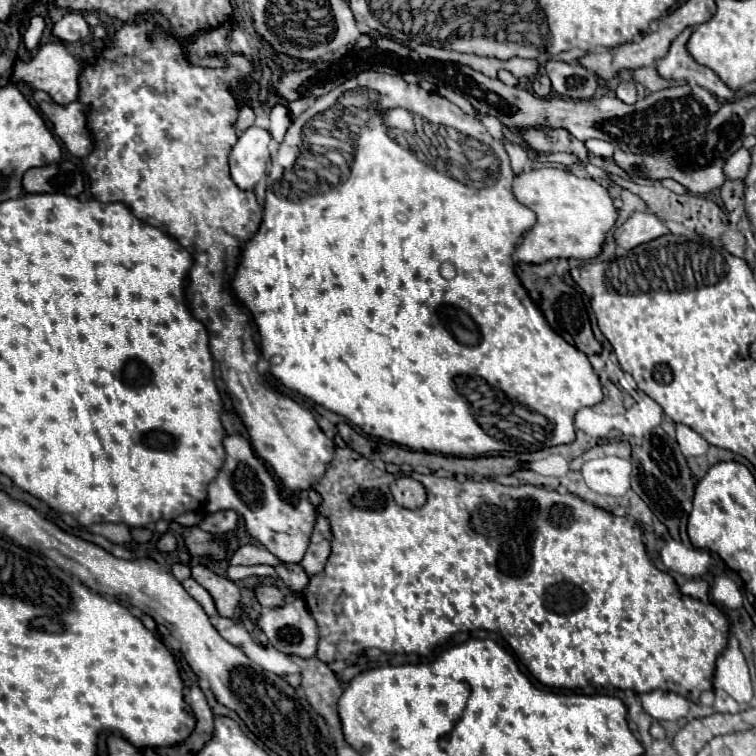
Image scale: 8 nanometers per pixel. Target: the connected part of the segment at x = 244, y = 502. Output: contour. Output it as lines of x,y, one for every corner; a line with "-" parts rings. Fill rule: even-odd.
241,435
225,437
223,441
227,457
221,473
211,481
209,497
205,505
205,513
217,513
233,509
239,515
243,515
247,531
275,557
279,557
285,563
299,563
309,547
311,531
317,523
315,507
309,499
297,499
297,501
285,501
279,493
279,487
263,461
259,461
249,445
247,439

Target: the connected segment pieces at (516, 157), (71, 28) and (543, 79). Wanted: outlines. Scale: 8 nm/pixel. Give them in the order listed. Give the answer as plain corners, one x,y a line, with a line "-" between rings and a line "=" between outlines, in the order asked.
514,144
505,145
505,147
514,173
518,174
530,168
530,161
527,152
522,146
=
67,13
59,23
53,27
53,35
65,43
73,43
85,39
91,33
89,23
81,13
=
545,73
535,75
535,79
533,79
533,91
539,97
547,97
551,93
551,81
549,81
549,77

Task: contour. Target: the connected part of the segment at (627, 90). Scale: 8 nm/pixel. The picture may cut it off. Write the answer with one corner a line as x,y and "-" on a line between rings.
633,81
619,83
619,87
617,87
617,99
621,99
623,103
635,103
635,101
637,101
635,83
633,83

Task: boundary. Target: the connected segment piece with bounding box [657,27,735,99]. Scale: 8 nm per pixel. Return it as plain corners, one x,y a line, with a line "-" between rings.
691,27
683,31
673,43
669,53
657,61
657,73
663,79
675,79
675,81
695,81
701,87
707,87
713,95
719,99
731,99
735,91
731,91
709,67
699,65
689,53
687,53
687,41
691,37

